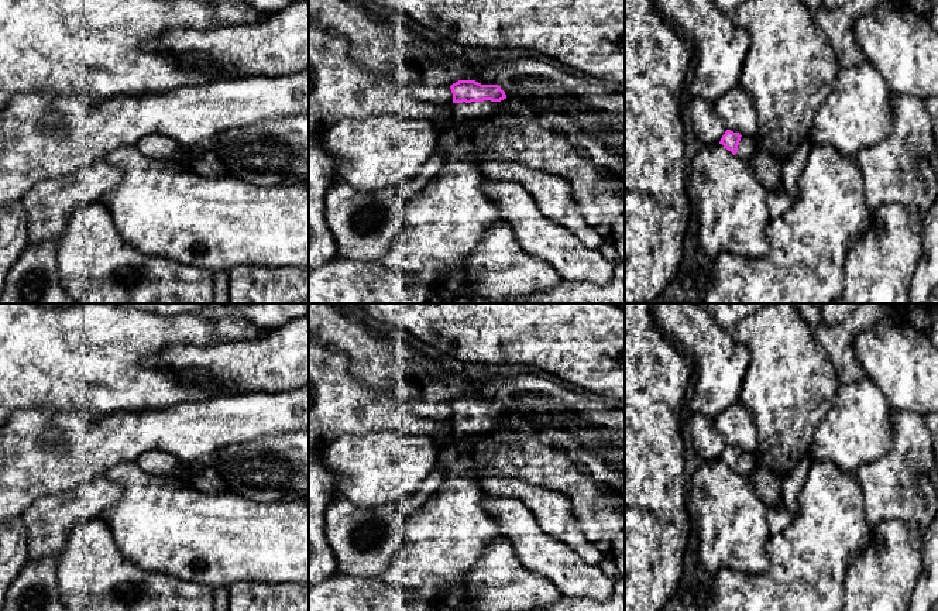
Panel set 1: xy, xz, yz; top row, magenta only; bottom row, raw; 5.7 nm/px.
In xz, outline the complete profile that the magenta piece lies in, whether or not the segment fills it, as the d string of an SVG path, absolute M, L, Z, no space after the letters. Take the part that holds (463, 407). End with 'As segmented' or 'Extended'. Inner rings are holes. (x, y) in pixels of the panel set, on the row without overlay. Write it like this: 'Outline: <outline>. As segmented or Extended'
Outline: M458 397L450 402L453 409L453 433L461 435L488 435L498 426L499 418L515 415L506 412L498 401L481 401L475 397Z. Extended

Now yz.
Outline: M726 446L719 460L741 476L749 477L756 466L756 456L753 453L745 453L739 449Z. Extended

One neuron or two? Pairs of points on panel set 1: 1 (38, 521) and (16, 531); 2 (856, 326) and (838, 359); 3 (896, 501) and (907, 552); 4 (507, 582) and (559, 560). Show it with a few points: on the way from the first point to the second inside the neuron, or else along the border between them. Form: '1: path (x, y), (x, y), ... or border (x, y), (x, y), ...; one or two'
1: border (20, 517), (26, 528), (28, 559); two
2: path (848, 335), (839, 343), (839, 350); one
3: border (869, 528), (890, 519), (902, 519), (923, 534); two
4: border (511, 546), (524, 566), (545, 577), (559, 591); two

